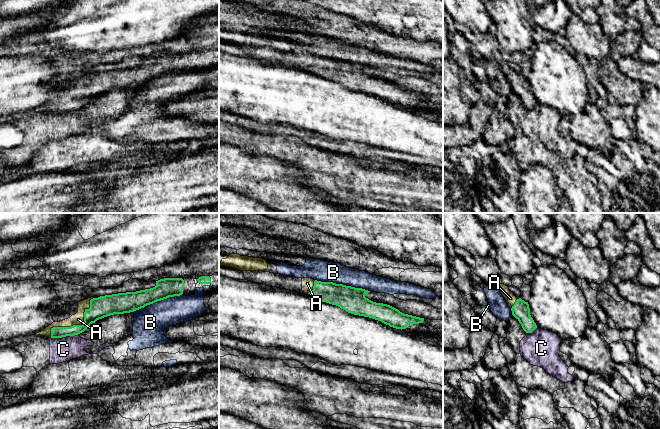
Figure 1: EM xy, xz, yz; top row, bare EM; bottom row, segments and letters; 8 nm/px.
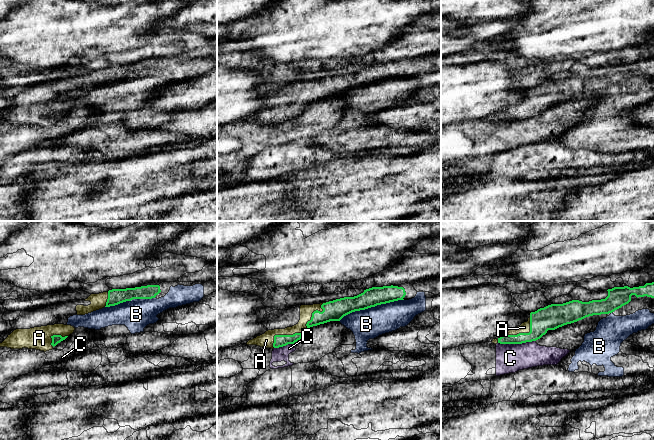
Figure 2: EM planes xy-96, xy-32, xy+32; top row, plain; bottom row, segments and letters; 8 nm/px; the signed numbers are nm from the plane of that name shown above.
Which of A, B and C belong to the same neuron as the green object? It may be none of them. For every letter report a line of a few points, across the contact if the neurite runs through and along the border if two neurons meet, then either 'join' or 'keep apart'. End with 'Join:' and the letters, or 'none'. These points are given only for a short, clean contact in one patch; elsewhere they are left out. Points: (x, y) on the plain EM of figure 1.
A: join
B: keep apart
C: keep apart
Join: A

